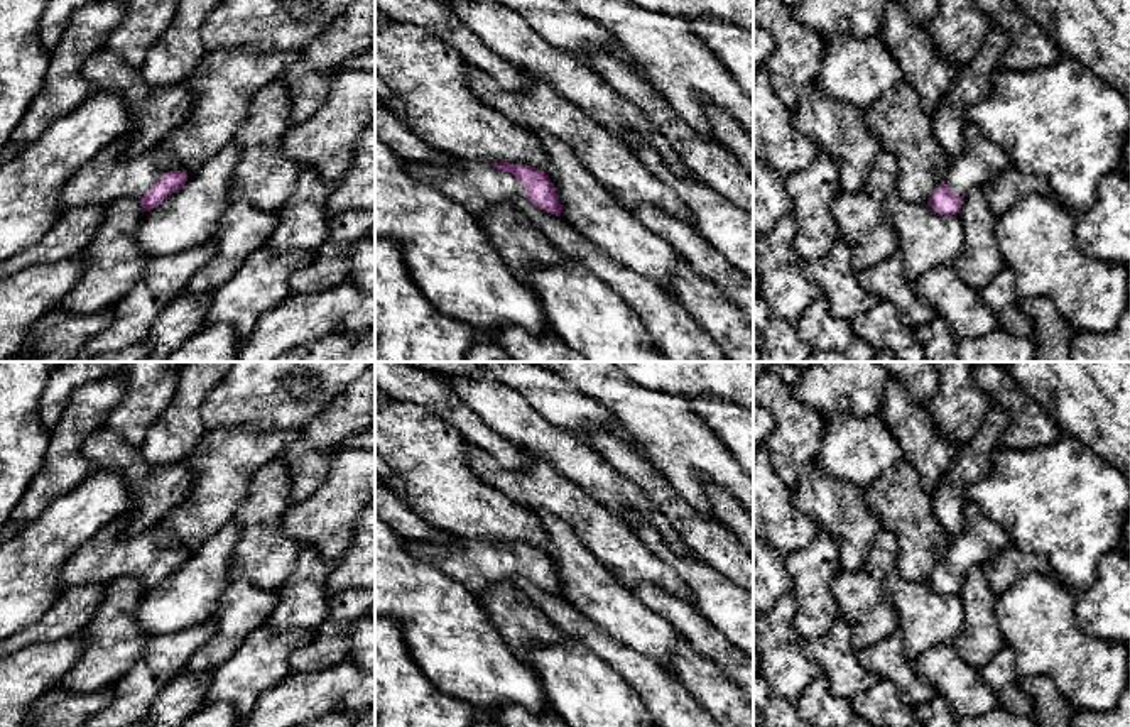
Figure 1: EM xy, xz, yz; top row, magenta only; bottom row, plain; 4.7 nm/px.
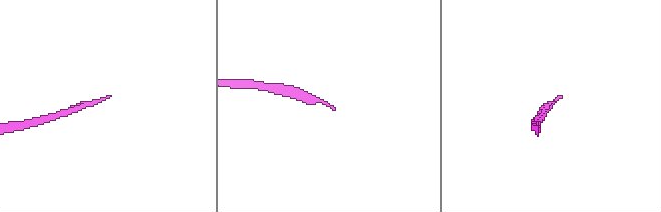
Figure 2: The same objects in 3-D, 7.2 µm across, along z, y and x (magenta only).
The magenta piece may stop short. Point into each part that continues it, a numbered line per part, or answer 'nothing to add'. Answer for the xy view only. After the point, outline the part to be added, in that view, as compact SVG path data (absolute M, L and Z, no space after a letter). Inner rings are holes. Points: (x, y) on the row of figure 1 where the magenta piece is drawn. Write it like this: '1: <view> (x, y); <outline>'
1: xy (107, 176); M128 139L111 142L86 161L62 186L61 208L110 205L122 198L140 200L144 193L171 171L189 174L181 161L167 149L155 145L145 154L123 159Z

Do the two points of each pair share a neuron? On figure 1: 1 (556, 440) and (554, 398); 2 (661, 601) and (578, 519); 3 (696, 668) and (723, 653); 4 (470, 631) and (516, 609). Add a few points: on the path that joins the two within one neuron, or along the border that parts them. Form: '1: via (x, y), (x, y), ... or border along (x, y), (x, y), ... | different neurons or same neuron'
1: border along (526, 401), (551, 423), (580, 438) | different neurons
2: border along (630, 589), (656, 585), (681, 601) | different neurons
3: border along (684, 641), (735, 683) | different neurons
4: border along (473, 594), (492, 628), (514, 653) | different neurons

